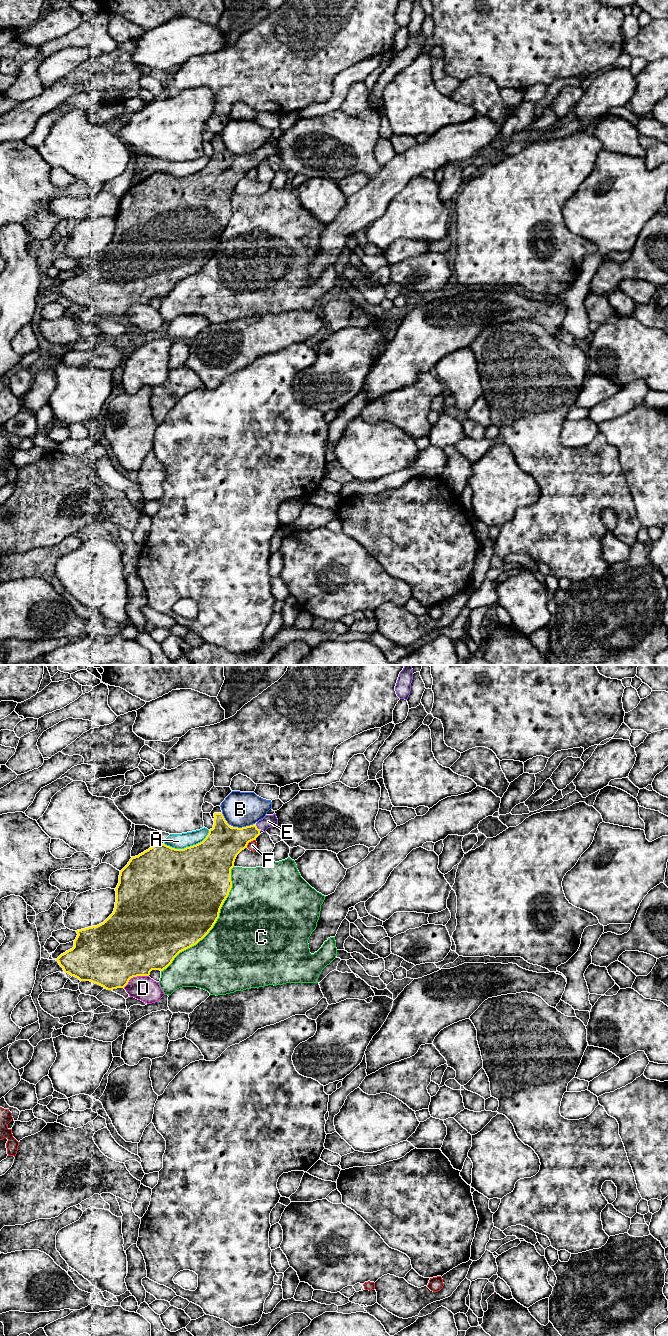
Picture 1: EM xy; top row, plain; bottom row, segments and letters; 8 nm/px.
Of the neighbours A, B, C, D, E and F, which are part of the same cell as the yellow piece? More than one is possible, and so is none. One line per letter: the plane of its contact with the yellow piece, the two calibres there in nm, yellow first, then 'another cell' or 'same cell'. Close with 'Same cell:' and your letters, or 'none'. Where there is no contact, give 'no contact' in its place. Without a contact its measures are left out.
A: contact in xy; calibres 500 and 130 nm; another cell
B: contact in xy; calibres 300 and 280 nm; another cell
C: contact in xy; calibres 500 and 500 nm; another cell
D: contact in xy; calibres 500 and 200 nm; another cell
E: contact in xy; calibres 240 and 100 nm; same cell
F: contact in xy; calibres 300 and 70 nm; another cell
Same cell: E

